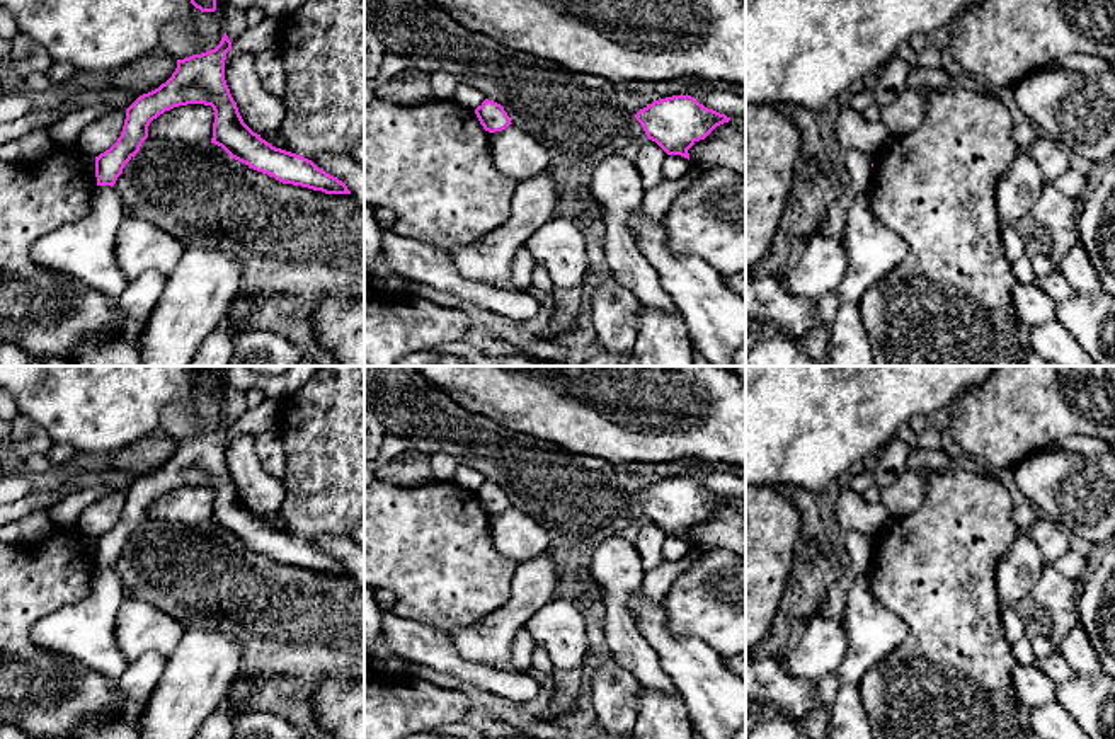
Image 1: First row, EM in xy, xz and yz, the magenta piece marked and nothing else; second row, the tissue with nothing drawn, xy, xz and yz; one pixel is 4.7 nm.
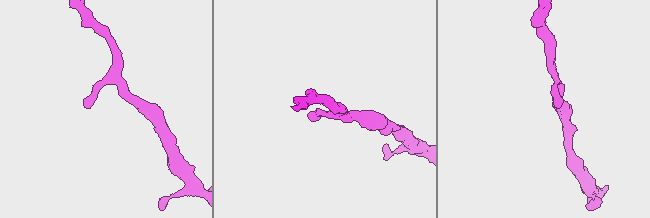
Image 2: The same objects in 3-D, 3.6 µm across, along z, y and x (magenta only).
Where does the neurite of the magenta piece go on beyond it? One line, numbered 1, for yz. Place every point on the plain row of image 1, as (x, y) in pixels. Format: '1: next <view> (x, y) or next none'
1: next none

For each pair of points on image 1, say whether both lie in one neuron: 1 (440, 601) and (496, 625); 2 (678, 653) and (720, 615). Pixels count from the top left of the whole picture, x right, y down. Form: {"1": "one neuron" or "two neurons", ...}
{"1": "two neurons", "2": "two neurons"}

